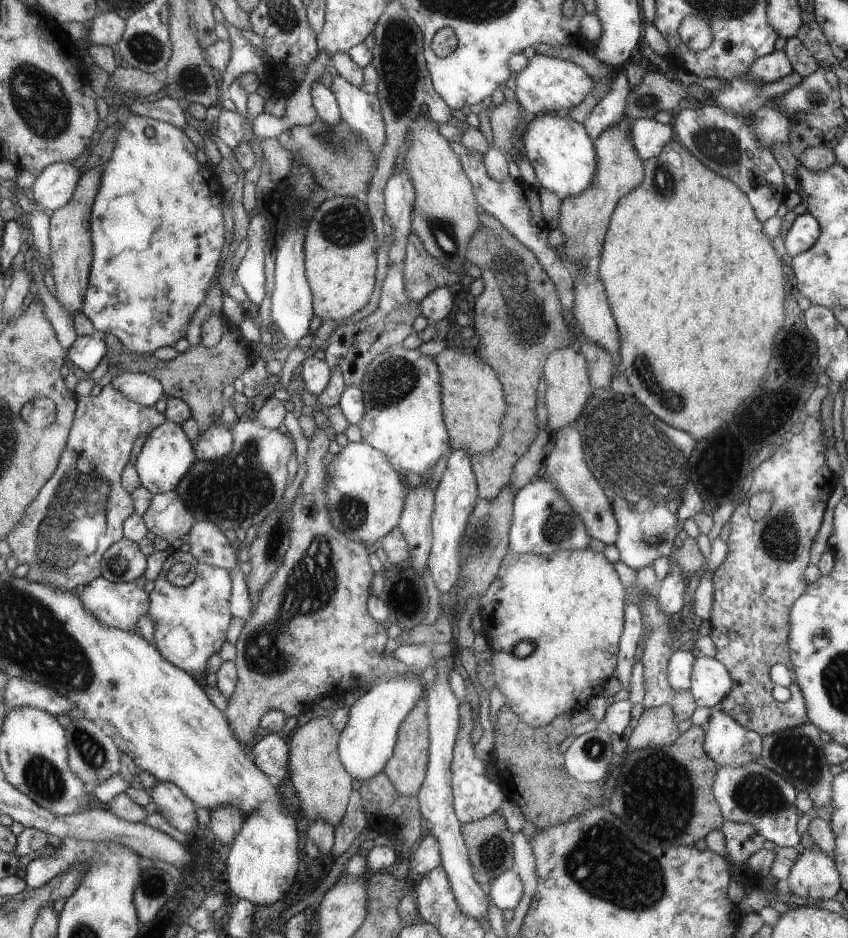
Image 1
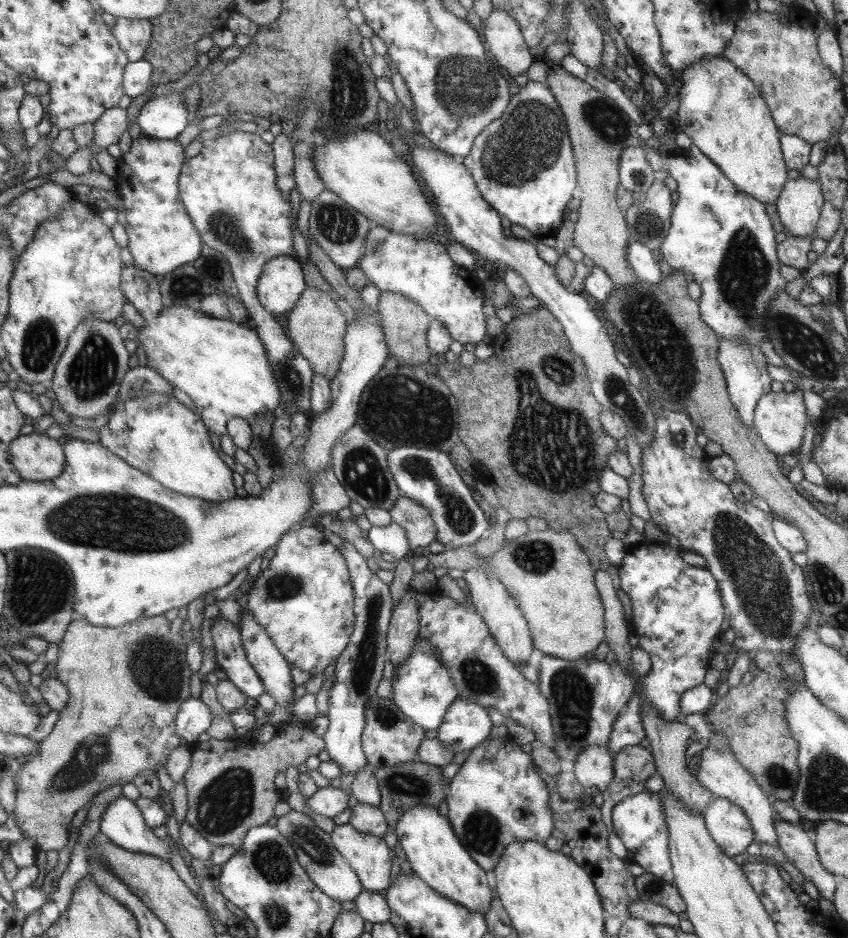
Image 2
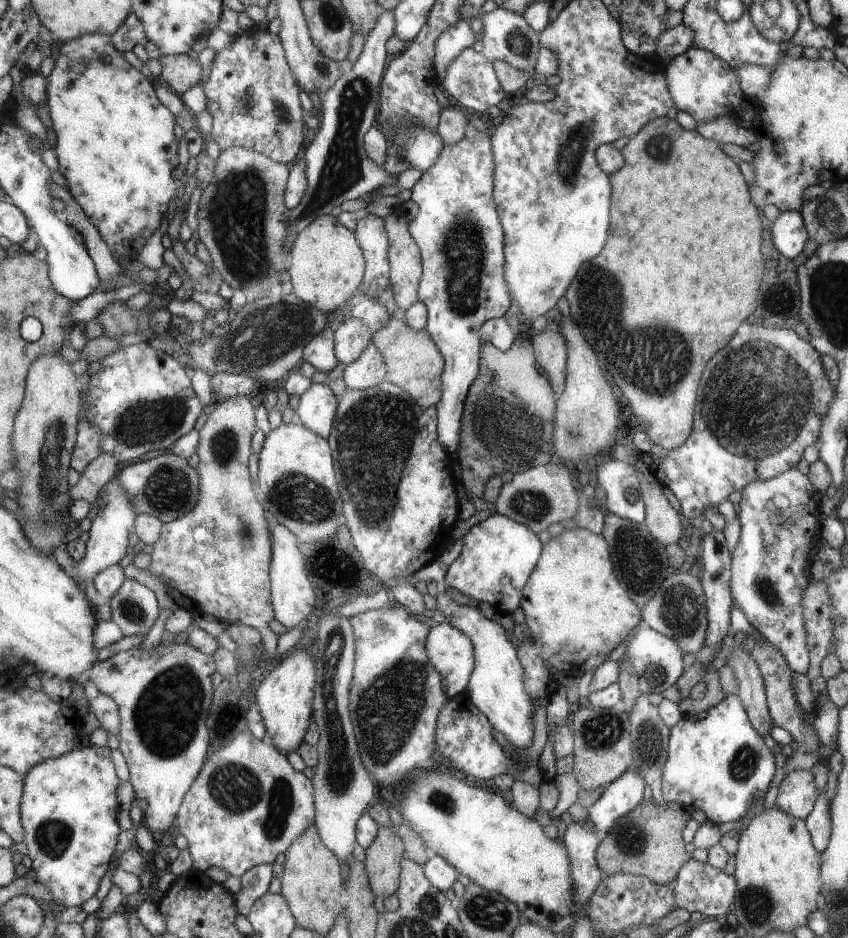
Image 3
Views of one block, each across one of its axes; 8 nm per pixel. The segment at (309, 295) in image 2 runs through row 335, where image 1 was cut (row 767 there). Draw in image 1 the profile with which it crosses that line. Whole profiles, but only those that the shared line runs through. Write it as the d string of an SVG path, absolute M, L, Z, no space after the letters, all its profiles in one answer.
M324 716L312 717L302 726L297 726L289 738L289 752L287 768L289 778L300 807L308 819L315 822L321 818L323 822L335 827L343 818L347 806L349 790L351 790L351 775L347 774L346 767L338 755L338 738L340 731L335 730L331 720Z

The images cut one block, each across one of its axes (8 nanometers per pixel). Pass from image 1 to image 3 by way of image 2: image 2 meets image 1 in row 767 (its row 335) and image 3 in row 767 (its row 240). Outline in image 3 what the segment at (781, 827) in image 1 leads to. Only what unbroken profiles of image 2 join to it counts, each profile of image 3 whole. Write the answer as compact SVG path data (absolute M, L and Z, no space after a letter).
M727 695L726 698L723 698L716 706L709 707L706 711L707 715L705 718L690 721L687 717L681 716L680 719L669 728L668 753L660 776L660 791L662 792L663 803L679 803L691 809L701 810L701 812L704 812L707 820L714 824L739 821L741 817L749 811L749 806L751 806L757 798L761 798L761 796L767 792L769 782L771 782L771 778L773 778L773 754L765 748L765 744L763 744L763 740L761 740L758 731L751 726L749 716L746 714L745 706L739 698L739 695Z

